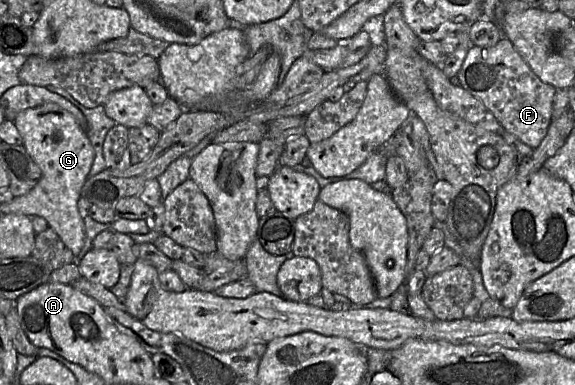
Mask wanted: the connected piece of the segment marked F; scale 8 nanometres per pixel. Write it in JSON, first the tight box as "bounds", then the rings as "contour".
{"bounds":[457,37,556,149],"contour":[[[506,37],[492,47],[472,46],[457,74],[457,83],[478,98],[500,125],[532,149],[545,138],[552,120],[556,88],[543,82]]]}

